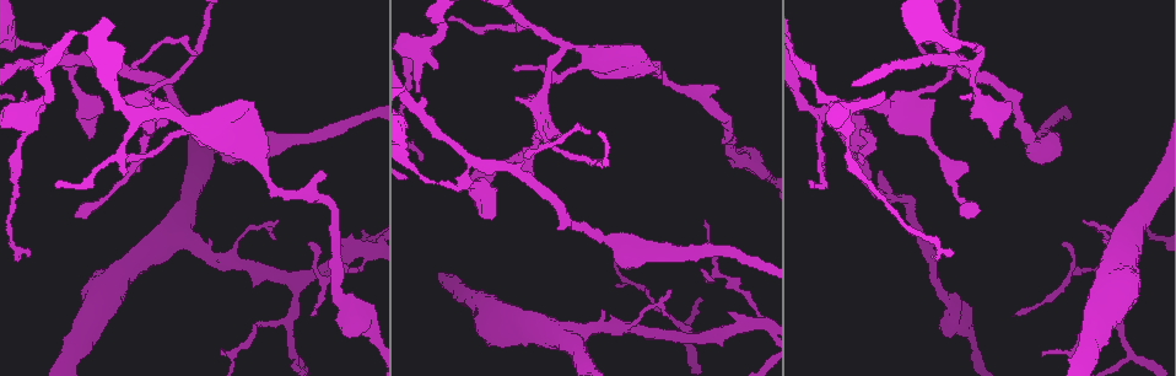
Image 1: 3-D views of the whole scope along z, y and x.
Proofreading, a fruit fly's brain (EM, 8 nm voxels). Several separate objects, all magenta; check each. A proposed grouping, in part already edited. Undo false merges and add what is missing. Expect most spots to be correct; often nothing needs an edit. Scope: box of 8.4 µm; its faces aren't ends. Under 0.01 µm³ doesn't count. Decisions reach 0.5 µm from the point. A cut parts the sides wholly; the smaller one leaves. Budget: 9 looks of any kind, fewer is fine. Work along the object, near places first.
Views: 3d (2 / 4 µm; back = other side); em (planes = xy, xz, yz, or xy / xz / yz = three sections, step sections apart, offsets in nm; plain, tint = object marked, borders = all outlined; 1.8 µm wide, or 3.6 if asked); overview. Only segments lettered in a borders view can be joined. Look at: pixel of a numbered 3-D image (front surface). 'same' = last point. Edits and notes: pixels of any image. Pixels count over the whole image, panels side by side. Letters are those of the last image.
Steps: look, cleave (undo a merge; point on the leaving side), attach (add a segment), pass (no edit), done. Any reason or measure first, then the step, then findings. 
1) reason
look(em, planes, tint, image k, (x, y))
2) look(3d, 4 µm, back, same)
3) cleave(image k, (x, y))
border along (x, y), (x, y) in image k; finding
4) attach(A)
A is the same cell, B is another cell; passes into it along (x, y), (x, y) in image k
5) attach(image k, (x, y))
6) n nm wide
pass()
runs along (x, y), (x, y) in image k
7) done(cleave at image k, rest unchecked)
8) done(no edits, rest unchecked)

abrupt turn
look(em, xy, step 8, tint, image 1, (366, 251))

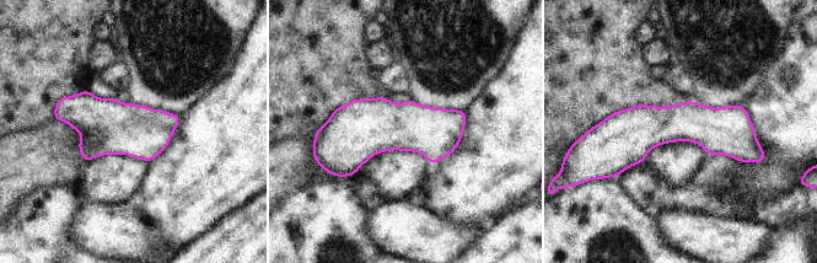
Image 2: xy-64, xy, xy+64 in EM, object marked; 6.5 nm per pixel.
look(em, planes, borders, same)

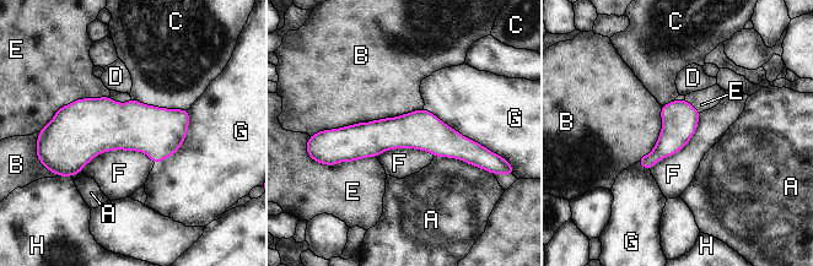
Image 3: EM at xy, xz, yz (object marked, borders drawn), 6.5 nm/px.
220 nm wide
pass()
A, B, C, D, E, F, G and H are other cells; border along (154, 162), (111, 150), (80, 170) in image 3; all the same neuron

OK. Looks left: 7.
tapers out
look(em, planes, borders, image 1, (1109, 237))

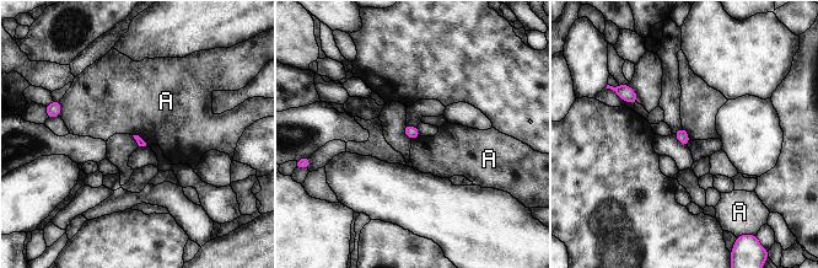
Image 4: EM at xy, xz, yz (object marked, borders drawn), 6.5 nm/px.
pass()
A is another cell; border along (682, 126), (689, 140) in image 4; no lettered segment goes on from it

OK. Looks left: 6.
a fork
look(em, yz, step 4, tint, image 1, (174, 114))

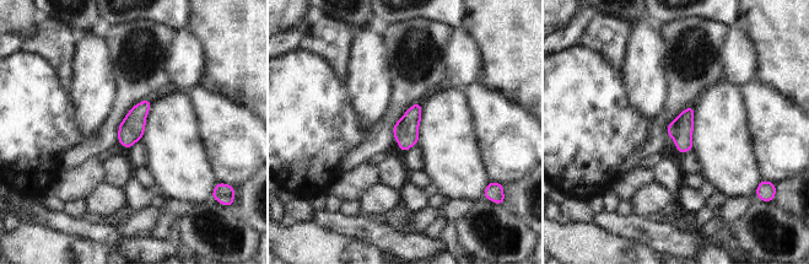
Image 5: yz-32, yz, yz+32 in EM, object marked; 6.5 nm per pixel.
cut it another way
look(em, xz, step 16, borders, same)

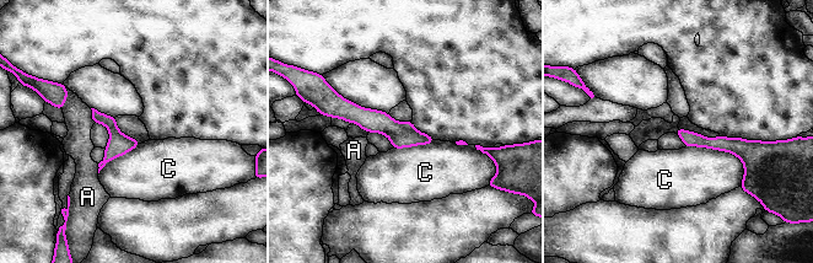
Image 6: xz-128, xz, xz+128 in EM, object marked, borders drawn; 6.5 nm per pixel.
C touches over 440 nm
pass()
A and C are other cells; border along (684, 146), (733, 154), (742, 182) in image 6; all the same neuron

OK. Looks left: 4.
look(em, xy, step 8, tint, image 1, (970, 65))

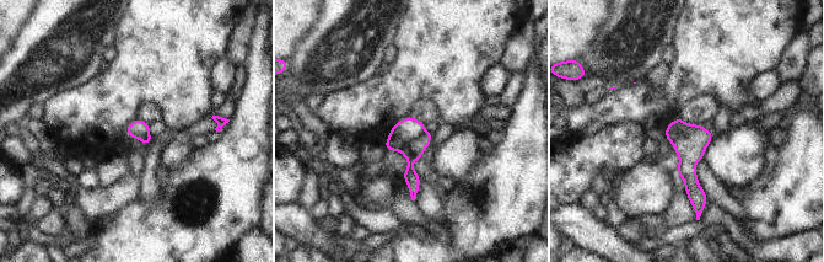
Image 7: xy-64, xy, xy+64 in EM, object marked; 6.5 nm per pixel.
another direction
look(em, planes, borders, same)

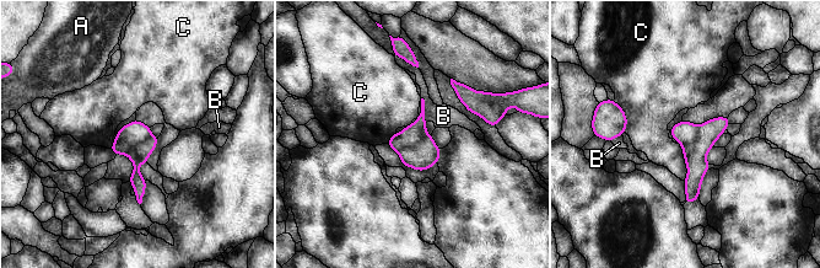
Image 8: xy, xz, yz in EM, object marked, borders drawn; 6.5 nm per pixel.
200 nm wide; C touches over 220 nm
cleave(image 8, (411, 134))
A, B and C are other cells; two neurons meet here

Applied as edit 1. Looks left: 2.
done(cleave at image 8, rest unchecked)

